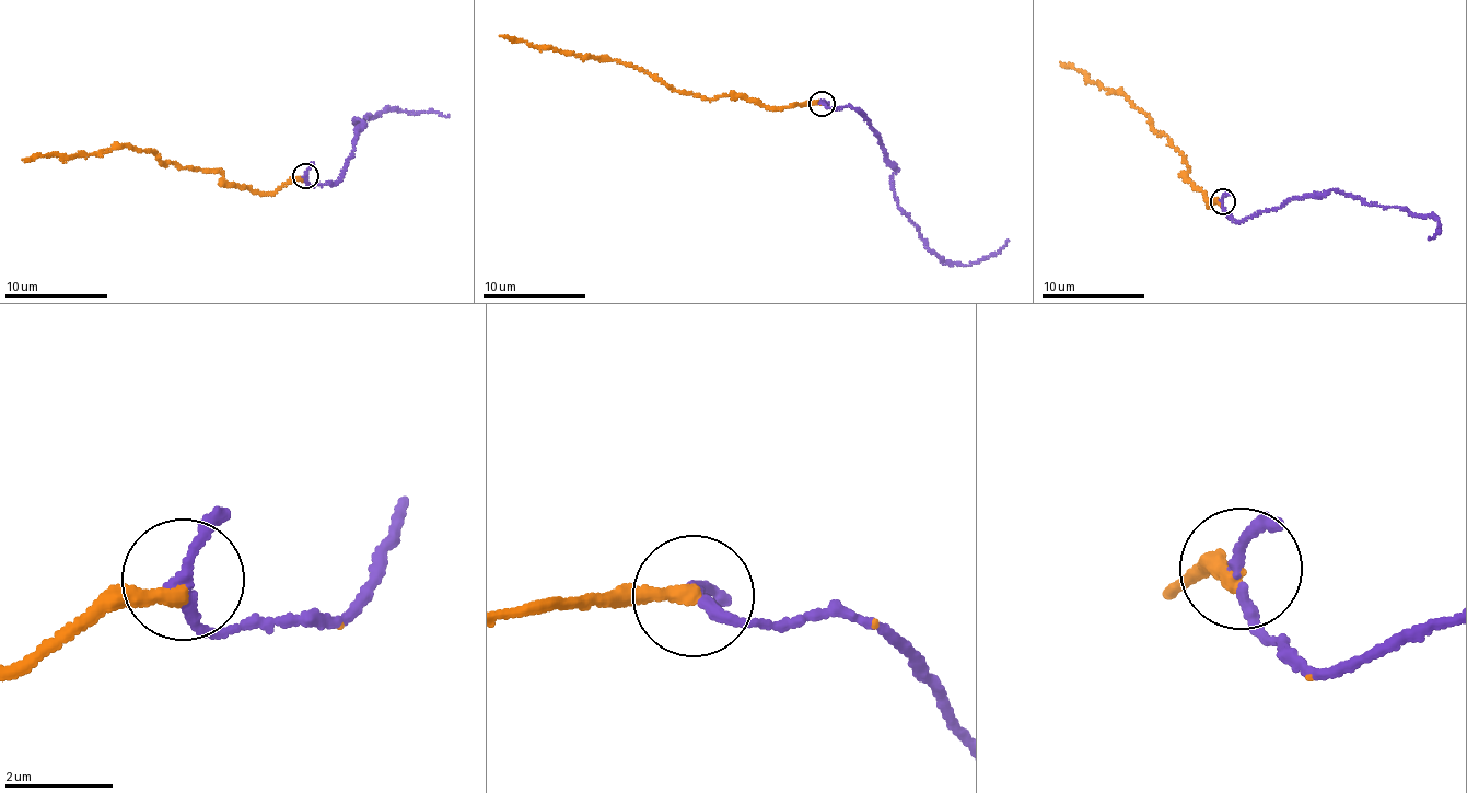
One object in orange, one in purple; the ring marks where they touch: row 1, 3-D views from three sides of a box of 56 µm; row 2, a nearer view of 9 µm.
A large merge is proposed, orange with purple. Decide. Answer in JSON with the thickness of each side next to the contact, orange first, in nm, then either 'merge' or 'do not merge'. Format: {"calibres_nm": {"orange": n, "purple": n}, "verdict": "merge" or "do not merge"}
{"calibres_nm": {"orange": 260, "purple": 170}, "verdict": "merge"}

